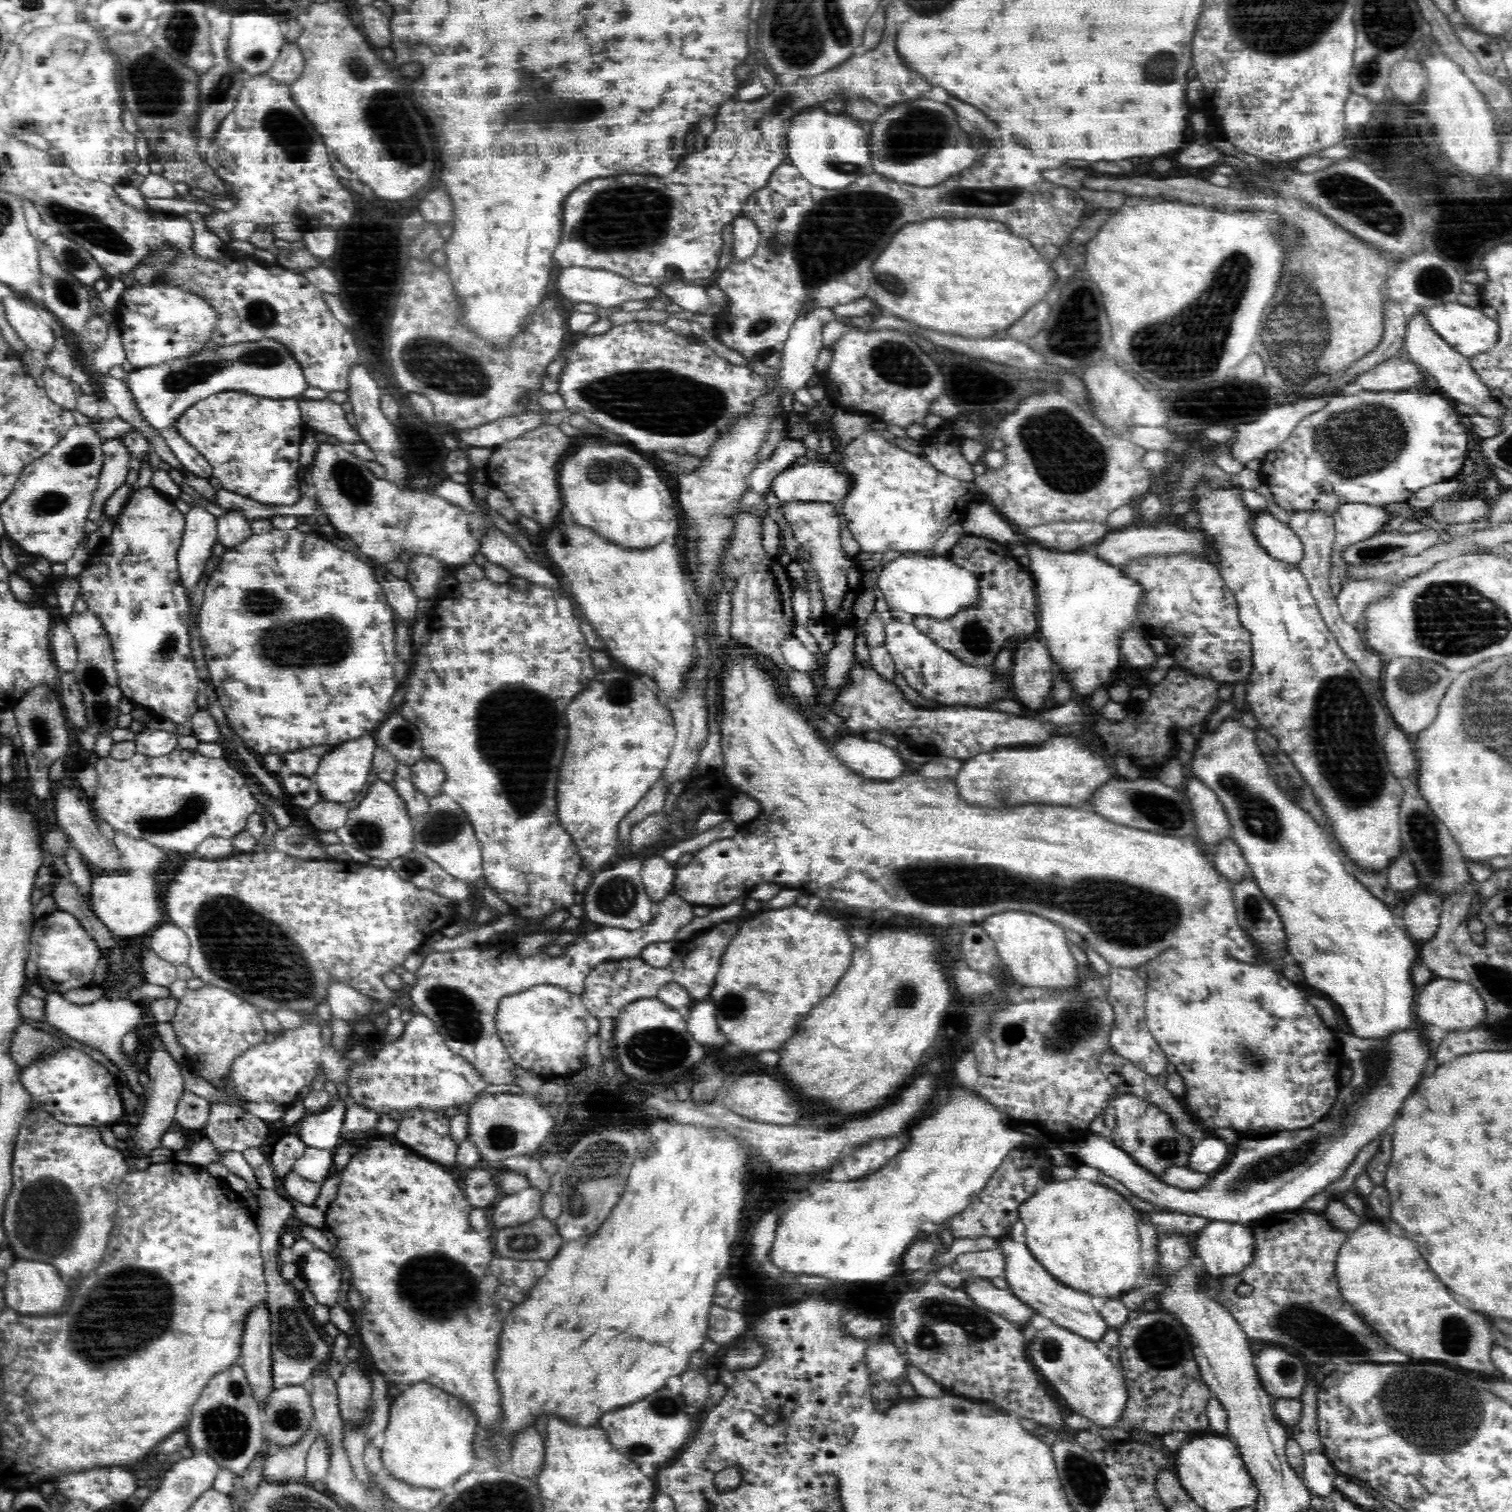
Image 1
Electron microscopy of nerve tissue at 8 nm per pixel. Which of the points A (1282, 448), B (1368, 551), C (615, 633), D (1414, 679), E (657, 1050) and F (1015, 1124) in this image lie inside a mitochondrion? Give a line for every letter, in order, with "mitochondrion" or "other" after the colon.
A: other
B: mitochondrion
C: other
D: mitochondrion
E: mitochondrion
F: other

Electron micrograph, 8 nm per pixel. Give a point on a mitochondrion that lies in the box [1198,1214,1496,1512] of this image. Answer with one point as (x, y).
(1438, 1412)

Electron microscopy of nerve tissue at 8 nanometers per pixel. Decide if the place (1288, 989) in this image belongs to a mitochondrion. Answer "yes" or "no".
no

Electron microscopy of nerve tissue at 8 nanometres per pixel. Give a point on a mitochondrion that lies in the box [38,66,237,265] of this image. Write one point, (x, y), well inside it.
(90, 228)

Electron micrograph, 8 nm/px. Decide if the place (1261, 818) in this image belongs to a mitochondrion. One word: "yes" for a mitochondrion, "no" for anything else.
yes

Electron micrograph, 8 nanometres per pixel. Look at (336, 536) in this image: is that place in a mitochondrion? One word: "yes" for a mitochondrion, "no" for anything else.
no

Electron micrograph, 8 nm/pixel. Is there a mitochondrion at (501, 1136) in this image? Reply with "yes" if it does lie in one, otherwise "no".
yes

